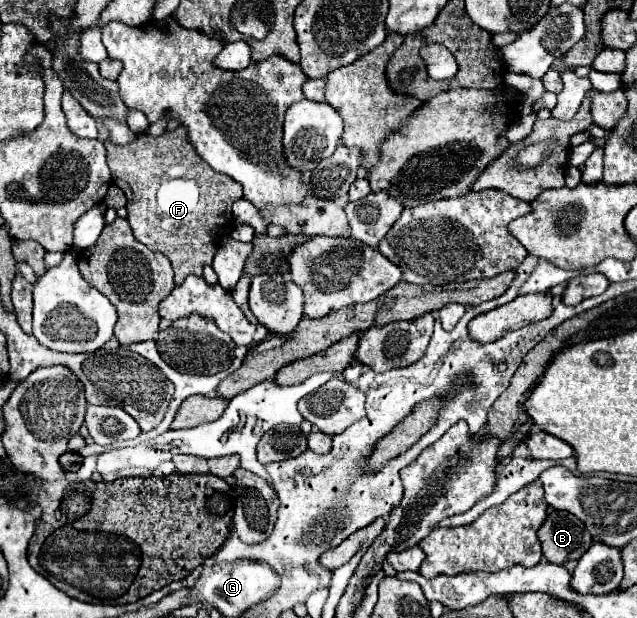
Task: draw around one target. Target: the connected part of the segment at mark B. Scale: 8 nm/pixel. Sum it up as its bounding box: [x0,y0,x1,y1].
[538,510,592,564]

